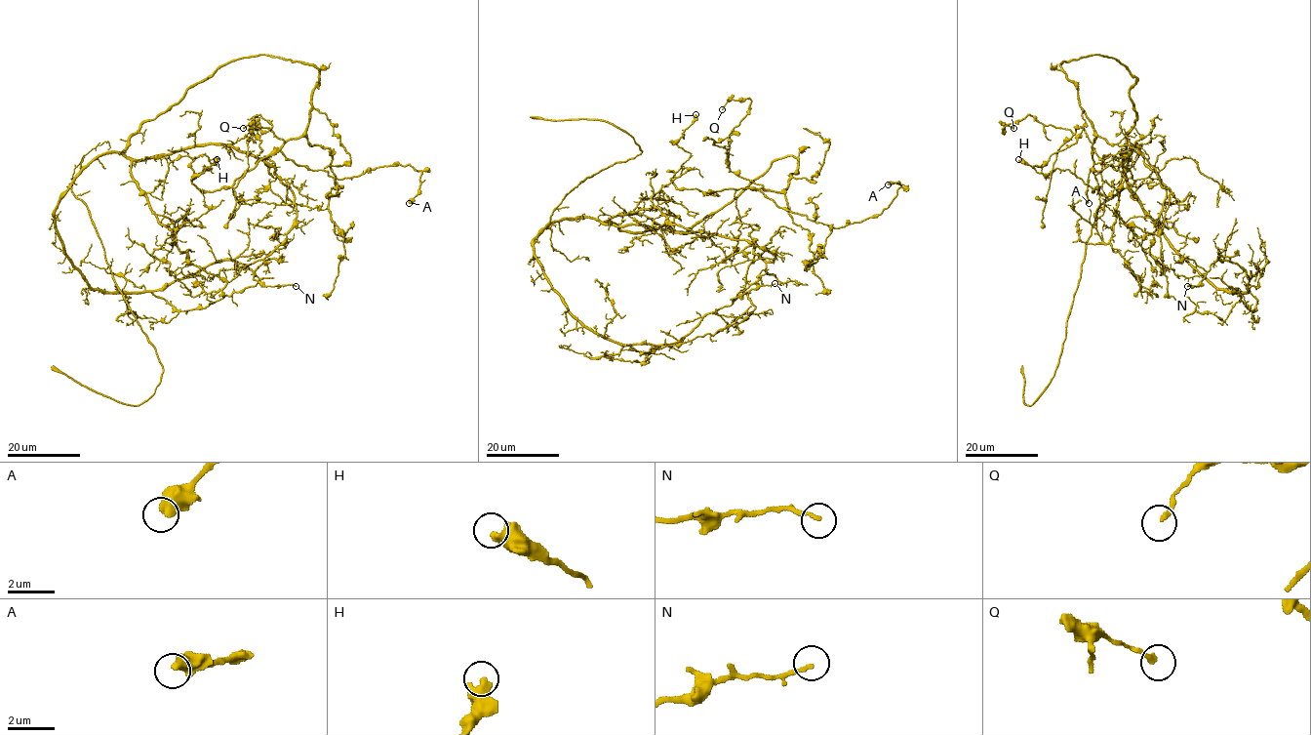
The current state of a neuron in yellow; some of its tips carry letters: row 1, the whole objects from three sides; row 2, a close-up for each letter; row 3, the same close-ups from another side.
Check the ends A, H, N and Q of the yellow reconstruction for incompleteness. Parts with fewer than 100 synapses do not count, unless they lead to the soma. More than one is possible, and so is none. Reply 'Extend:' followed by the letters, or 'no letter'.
Extend: no letter

